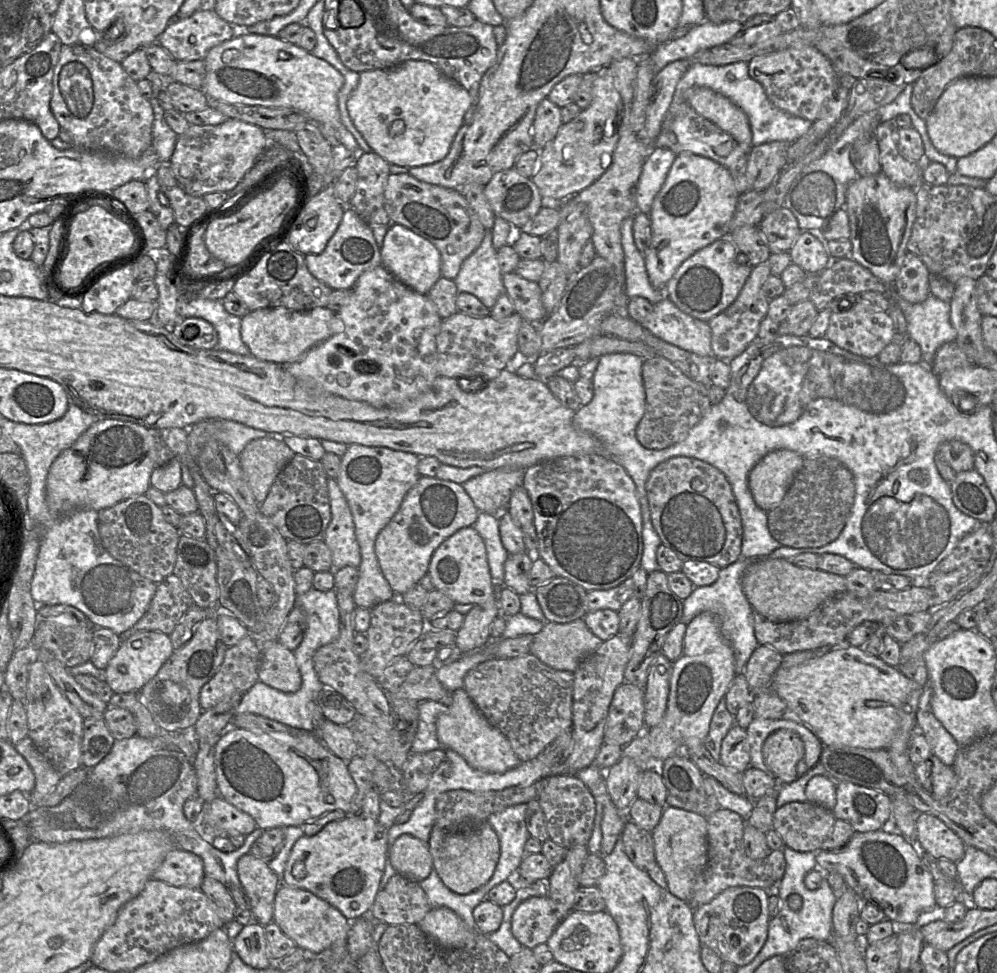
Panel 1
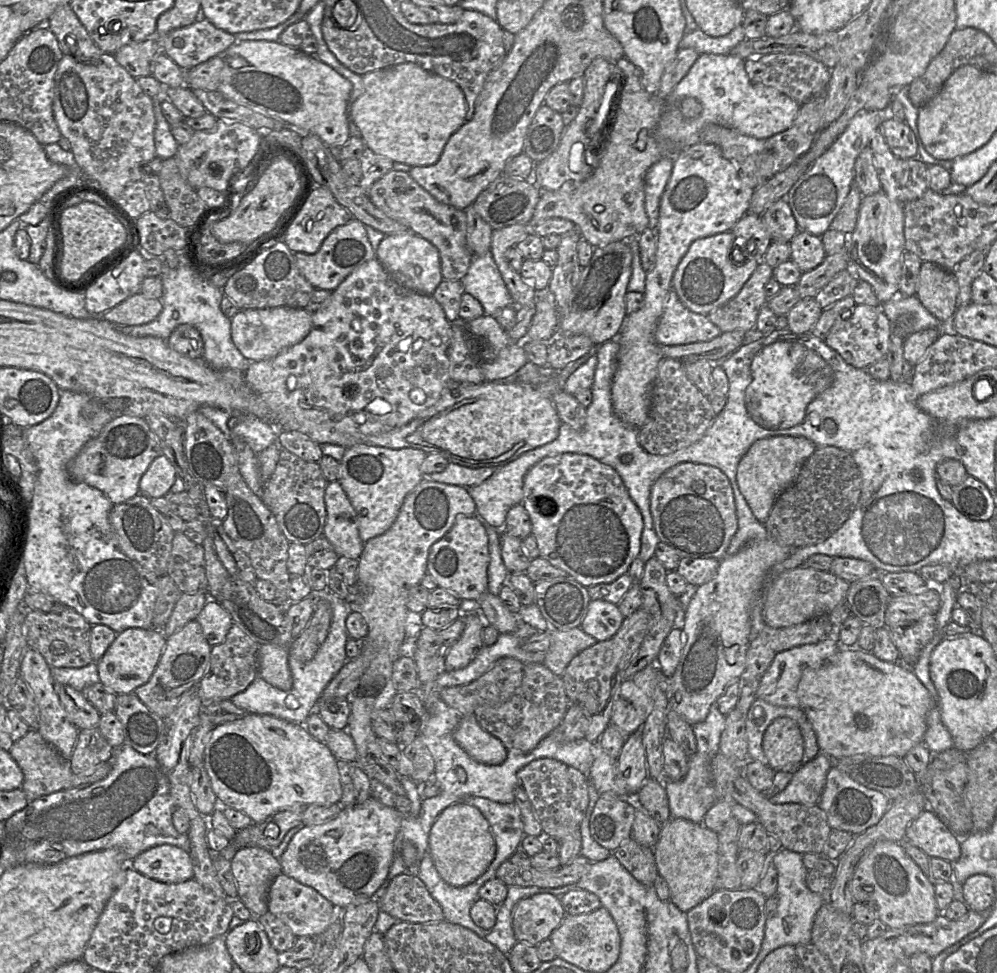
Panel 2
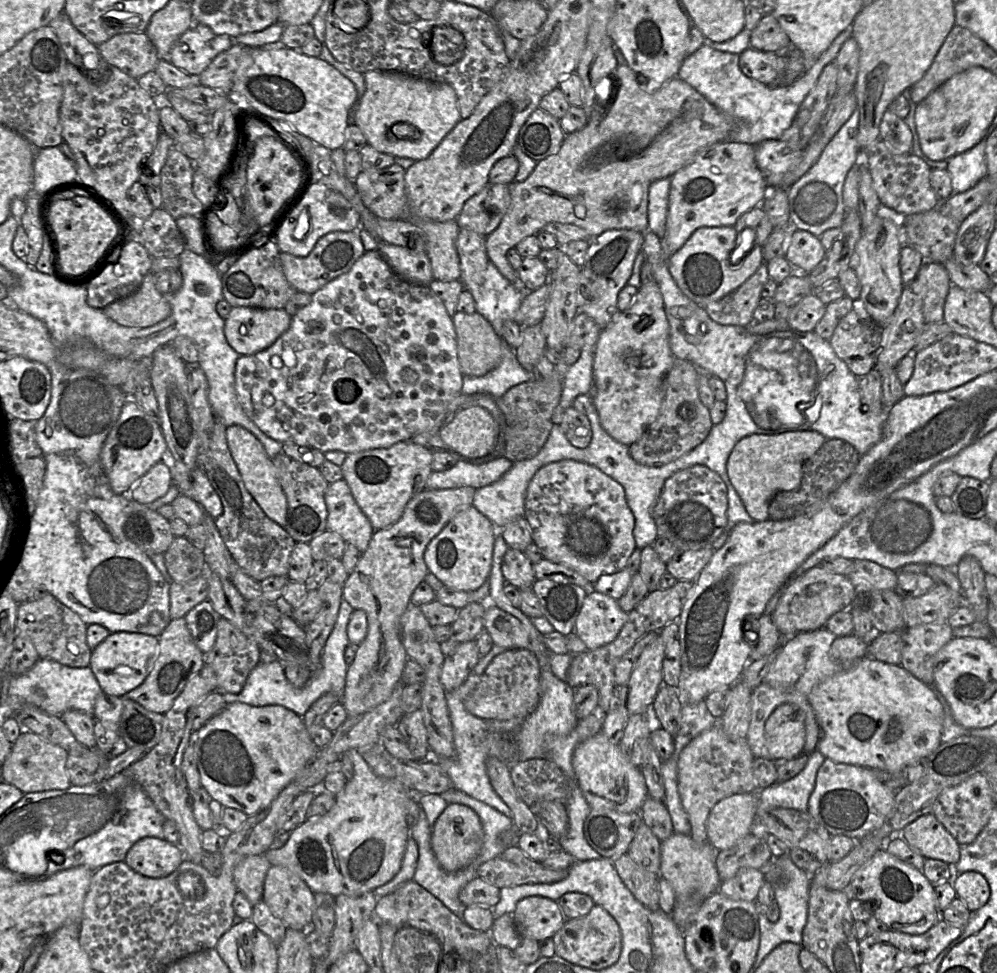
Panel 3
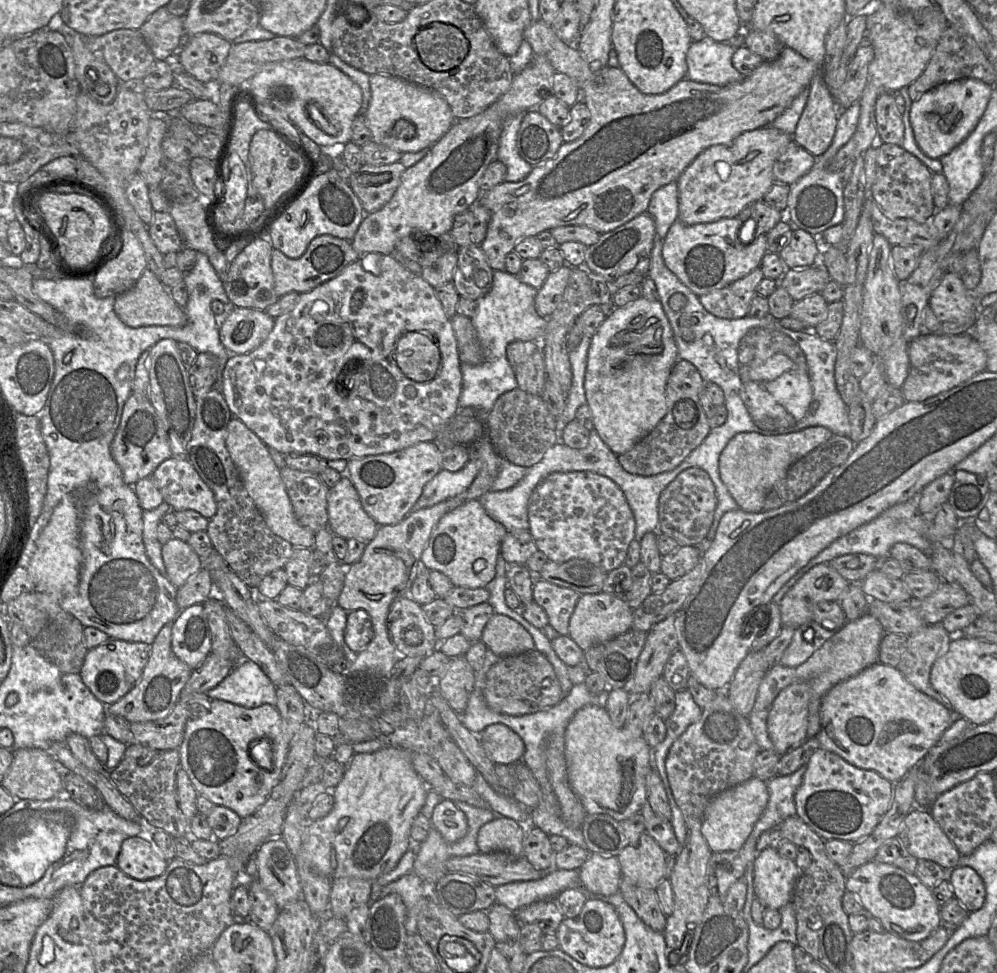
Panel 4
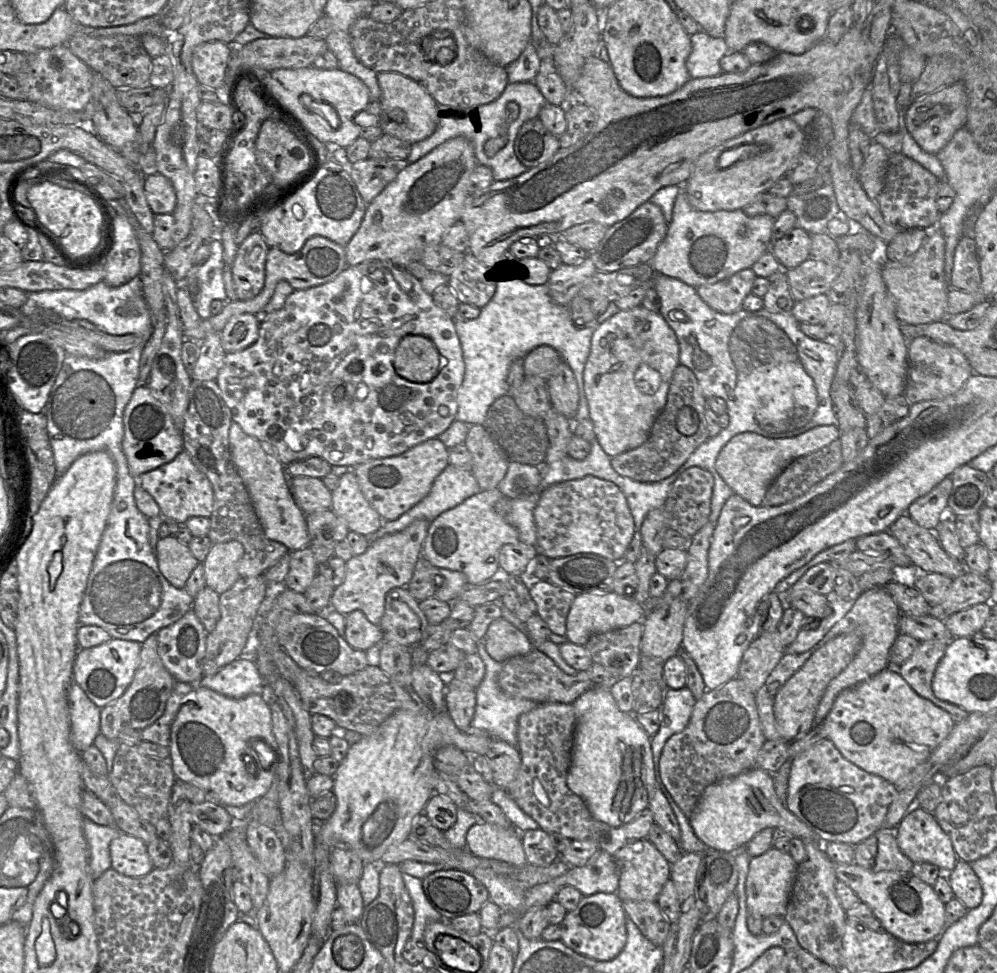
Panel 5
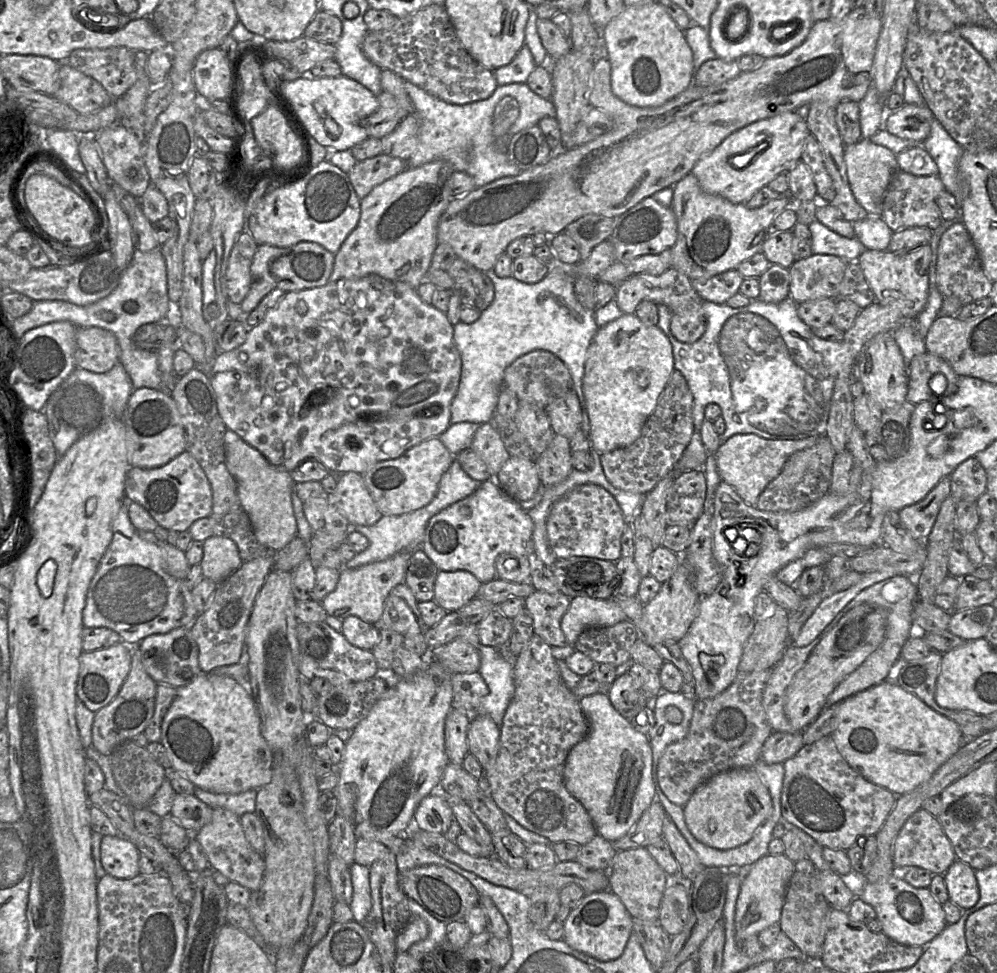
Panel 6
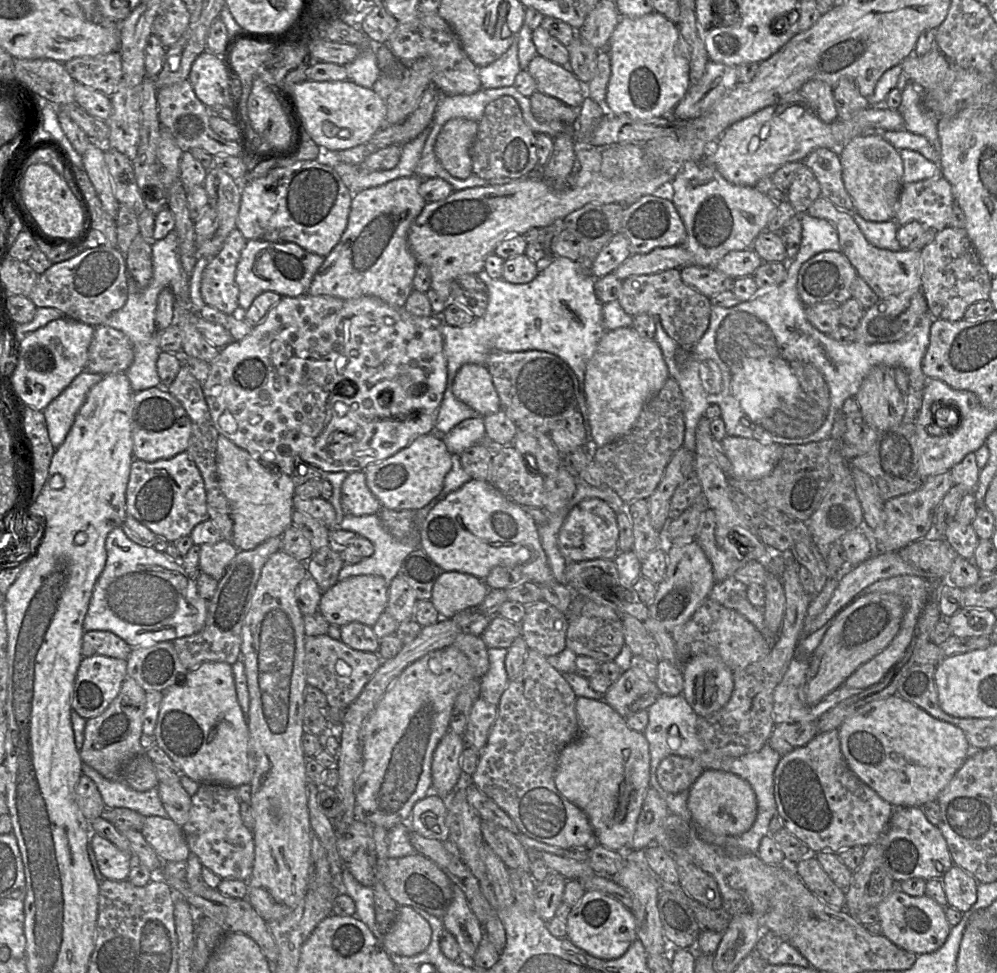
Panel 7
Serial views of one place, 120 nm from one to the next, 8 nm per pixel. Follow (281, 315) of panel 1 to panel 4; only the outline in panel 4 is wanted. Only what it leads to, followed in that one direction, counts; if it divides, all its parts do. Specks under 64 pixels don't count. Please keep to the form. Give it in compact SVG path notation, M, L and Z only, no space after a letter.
M233 307L220 319L220 341L230 354L246 354L266 340L275 318L265 310Z

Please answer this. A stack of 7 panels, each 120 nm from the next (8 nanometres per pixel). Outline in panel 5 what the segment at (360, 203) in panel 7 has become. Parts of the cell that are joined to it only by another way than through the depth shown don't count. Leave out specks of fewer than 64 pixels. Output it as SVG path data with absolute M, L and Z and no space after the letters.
M455 137L434 148L417 162L405 167L366 207L362 223L345 246L347 266L366 261L380 260L405 268L412 262L420 262L426 245L441 242L447 229L460 221L467 193L469 176L478 165L472 144L464 137Z

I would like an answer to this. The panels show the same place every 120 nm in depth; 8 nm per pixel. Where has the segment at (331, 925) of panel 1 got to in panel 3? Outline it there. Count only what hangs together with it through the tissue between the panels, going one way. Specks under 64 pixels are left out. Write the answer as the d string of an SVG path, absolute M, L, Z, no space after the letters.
M271 865L264 880L262 900L287 928L308 930L314 910L314 892L284 866Z

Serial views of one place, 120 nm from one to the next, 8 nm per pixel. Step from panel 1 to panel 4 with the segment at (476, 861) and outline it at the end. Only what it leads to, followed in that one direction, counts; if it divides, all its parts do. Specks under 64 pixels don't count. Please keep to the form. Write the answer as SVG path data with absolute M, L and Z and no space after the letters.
M442 799L435 806L430 821L443 839L449 843L462 839L468 830L465 814L450 799Z

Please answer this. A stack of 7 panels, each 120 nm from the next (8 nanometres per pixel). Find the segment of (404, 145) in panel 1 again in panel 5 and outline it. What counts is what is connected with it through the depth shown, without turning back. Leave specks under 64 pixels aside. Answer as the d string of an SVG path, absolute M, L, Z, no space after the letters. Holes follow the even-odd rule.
M396 72L377 73L377 81L381 89L380 127L383 134L390 135L410 145L431 136L439 123L438 103L417 82ZM400 109L404 113L404 121L399 123L389 119L389 112Z

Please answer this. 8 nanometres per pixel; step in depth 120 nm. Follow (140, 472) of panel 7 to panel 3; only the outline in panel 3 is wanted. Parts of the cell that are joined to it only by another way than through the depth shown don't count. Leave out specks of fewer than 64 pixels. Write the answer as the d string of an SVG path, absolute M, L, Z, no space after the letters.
M167 454L162 461L169 467L172 483L179 489L180 495L194 500L214 519L222 514L221 500L200 468L189 469Z

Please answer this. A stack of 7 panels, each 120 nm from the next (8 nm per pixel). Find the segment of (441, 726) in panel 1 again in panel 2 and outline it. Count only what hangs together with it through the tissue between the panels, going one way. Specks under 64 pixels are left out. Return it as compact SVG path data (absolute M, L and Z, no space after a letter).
M465 715L453 732L457 744L473 759L488 765L499 765L507 757L503 743L485 731L474 715Z

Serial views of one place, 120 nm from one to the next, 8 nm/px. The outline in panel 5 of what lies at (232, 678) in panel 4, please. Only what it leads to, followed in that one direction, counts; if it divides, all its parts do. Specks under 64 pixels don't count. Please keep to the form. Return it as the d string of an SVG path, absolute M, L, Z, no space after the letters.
M239 657L212 676L203 676L197 684L224 696L240 699L250 694L262 695L265 681L255 662Z

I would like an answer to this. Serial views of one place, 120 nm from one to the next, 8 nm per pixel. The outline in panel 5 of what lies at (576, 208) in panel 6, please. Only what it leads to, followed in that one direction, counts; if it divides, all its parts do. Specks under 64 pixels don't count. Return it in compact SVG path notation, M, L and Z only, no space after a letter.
M853 25L837 43L822 39L800 55L778 52L768 62L751 65L742 73L690 78L669 95L639 98L621 88L610 64L592 55L586 59L573 90L576 97L594 111L596 122L593 128L582 140L559 149L548 161L528 168L515 178L494 181L487 188L468 195L460 217L469 237L468 252L489 269L496 269L503 253L523 237L541 234L554 237L586 222L610 227L649 202L659 189L671 185L683 186L695 161L706 151L806 108L816 109L830 118L833 128L833 138L828 146L830 156L840 164L851 165L849 124L864 91L870 87L874 66L868 55L862 27Z

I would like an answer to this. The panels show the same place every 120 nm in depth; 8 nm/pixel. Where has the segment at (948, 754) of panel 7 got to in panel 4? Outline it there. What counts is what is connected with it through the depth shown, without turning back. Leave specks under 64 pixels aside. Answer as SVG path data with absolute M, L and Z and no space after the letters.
M880 661L833 686L822 699L820 717L821 730L816 736L820 748L838 754L856 767L874 770L892 783L918 765L953 722L952 711L914 687L897 667Z

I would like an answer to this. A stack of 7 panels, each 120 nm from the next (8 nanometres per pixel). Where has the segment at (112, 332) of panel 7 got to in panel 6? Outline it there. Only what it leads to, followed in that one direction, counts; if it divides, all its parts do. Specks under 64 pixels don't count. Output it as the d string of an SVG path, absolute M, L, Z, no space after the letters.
M78 327L74 353L76 367L105 373L120 362L120 355L117 338L111 331L99 327Z

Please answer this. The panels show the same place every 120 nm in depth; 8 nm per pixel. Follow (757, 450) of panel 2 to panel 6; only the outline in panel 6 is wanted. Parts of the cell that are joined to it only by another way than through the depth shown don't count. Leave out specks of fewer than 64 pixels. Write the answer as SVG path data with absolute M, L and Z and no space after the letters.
M737 434L724 441L716 452L718 472L722 481L729 484L750 506L756 506L760 494L782 471L795 452L812 447L821 436L801 440L772 440L756 434Z

